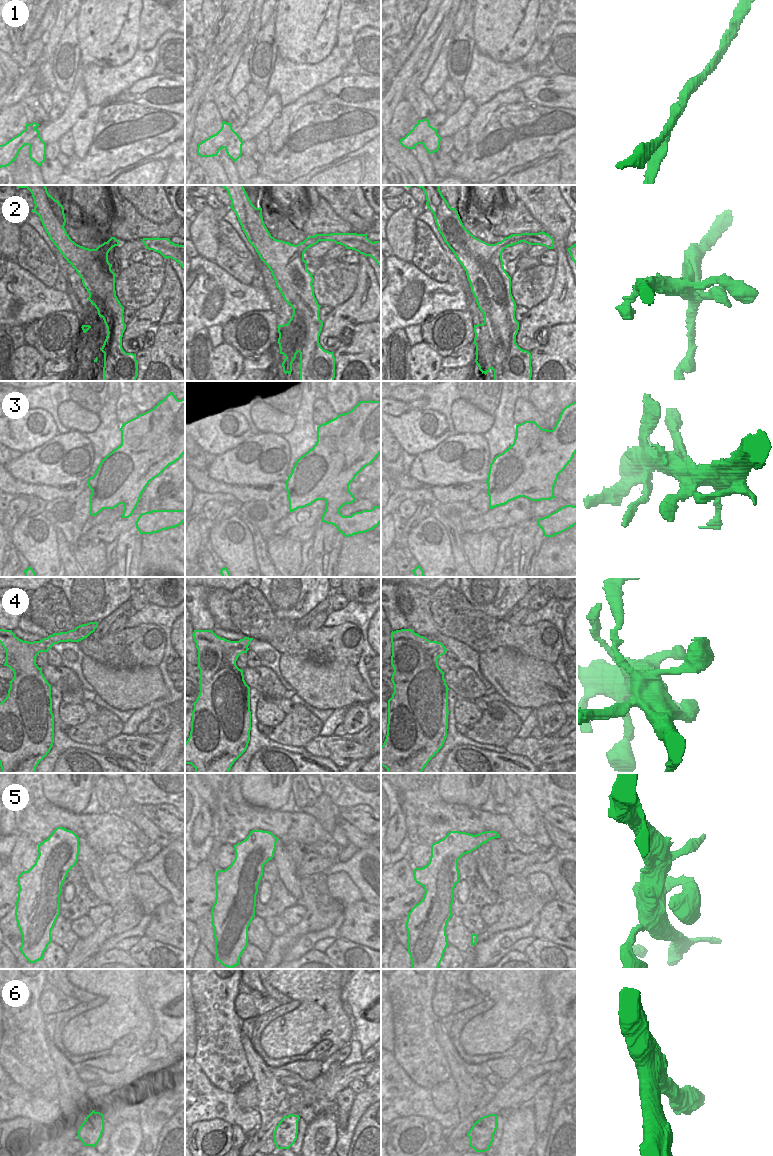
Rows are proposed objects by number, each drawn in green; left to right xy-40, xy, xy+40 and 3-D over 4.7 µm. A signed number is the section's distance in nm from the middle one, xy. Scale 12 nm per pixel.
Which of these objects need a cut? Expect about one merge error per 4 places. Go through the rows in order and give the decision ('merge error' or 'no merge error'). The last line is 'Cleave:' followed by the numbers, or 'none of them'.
1: merge error
2: no merge error
3: no merge error
4: no merge error
5: merge error
6: no merge error
Cleave: 1, 5

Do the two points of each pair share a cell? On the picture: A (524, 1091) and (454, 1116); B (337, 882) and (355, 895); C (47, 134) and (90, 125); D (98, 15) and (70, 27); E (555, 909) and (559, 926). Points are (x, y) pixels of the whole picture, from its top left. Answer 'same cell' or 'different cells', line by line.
A: different cells
B: same cell
C: different cells
D: different cells
E: same cell

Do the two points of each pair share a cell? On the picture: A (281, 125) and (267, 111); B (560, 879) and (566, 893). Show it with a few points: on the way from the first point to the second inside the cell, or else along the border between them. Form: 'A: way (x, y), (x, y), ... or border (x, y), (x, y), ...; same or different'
A: border (283, 107), (267, 129); different
B: way (563, 882), (566, 885), (566, 890); same

